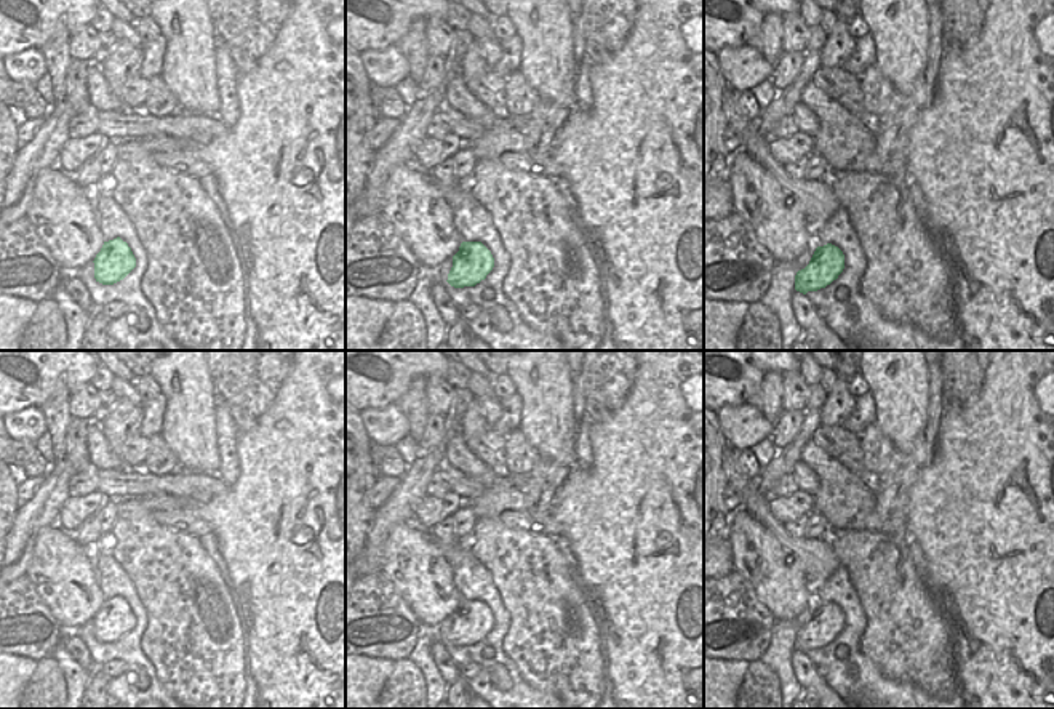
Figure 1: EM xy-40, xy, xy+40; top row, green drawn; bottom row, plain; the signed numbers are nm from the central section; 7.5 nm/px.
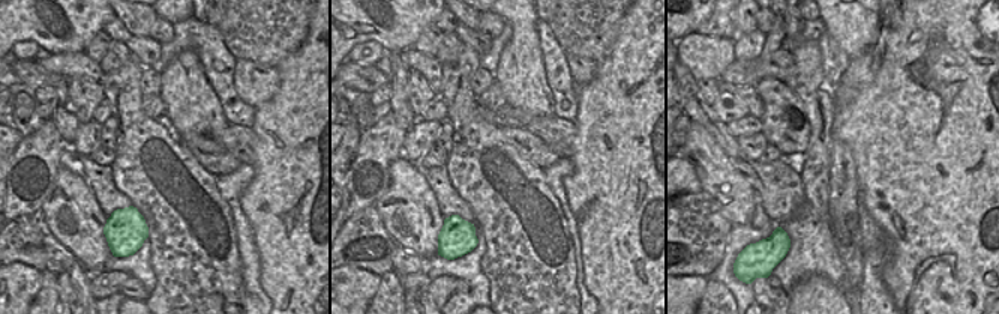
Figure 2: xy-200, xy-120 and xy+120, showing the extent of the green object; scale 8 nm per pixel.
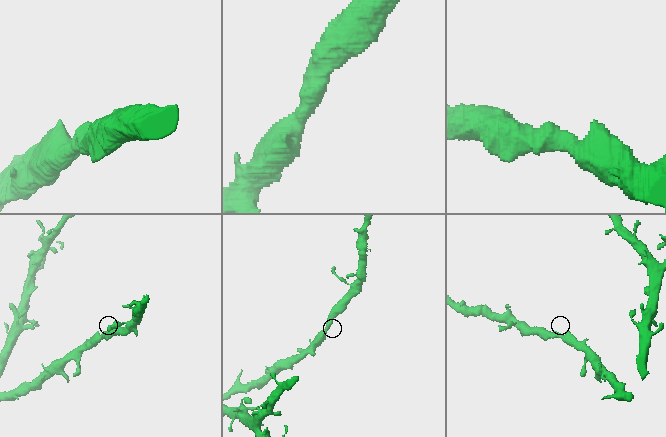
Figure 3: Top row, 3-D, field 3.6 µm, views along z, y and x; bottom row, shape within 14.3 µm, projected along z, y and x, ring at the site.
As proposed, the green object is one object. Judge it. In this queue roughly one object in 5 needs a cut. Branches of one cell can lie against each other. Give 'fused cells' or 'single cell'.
single cell

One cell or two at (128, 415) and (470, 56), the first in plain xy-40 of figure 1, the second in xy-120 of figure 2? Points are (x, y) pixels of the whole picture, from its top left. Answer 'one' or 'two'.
one

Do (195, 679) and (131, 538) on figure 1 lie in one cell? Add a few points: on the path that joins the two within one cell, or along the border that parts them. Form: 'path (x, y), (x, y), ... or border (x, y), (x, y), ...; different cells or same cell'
path (195, 644), (195, 621), (167, 573); same cell

